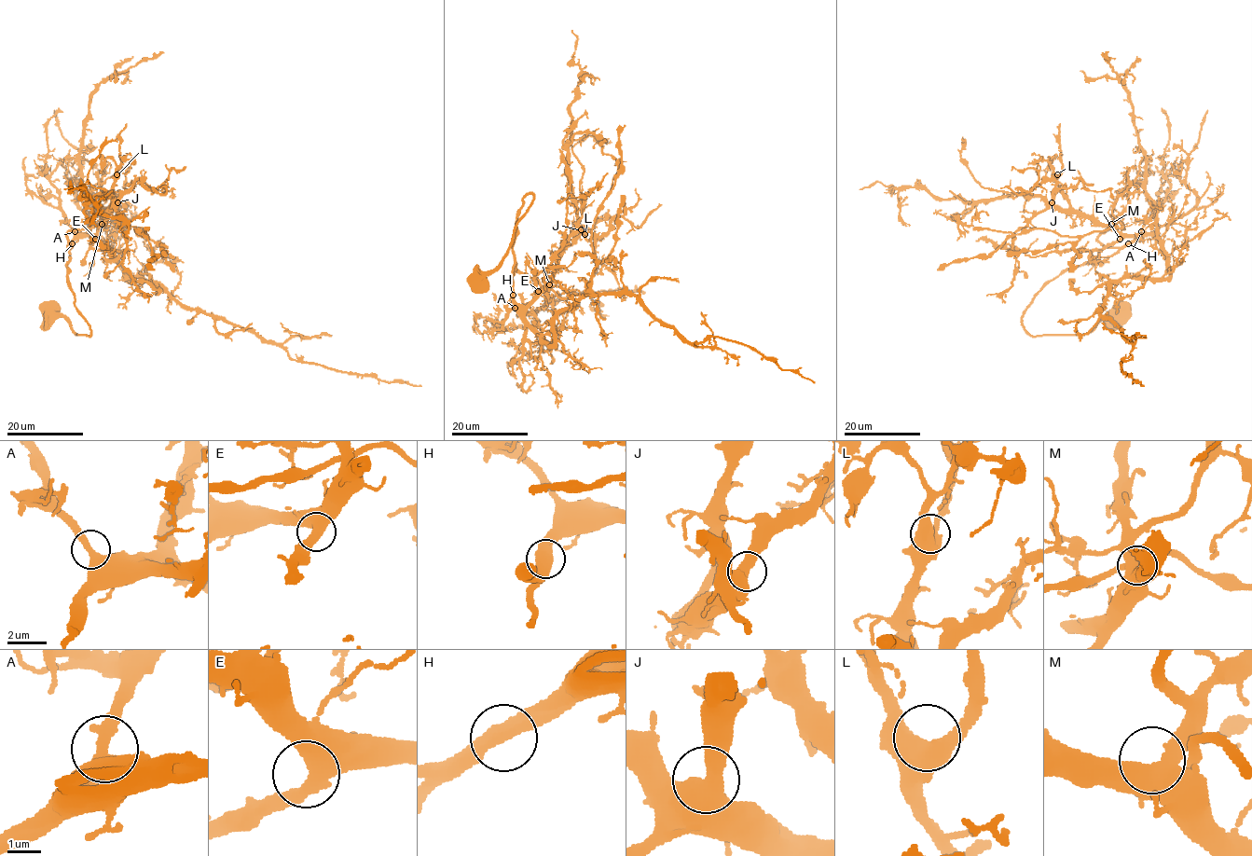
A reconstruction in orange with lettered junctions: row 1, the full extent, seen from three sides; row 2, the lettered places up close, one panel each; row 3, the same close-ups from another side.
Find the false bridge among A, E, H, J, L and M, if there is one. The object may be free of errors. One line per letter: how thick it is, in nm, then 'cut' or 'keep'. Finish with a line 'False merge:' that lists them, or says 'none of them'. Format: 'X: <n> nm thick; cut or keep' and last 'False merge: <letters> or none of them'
A: 440 nm thick; keep
E: 500 nm thick; keep
H: 480 nm thick; keep
J: 600 nm thick; keep
L: 600 nm thick; keep
M: 550 nm thick; keep
False merge: none of them

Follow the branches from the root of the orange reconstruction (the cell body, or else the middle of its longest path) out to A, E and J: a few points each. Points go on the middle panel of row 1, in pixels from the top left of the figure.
A: (478, 283), (505, 256), (514, 227), (533, 200), (532, 193), (522, 200), (513, 247), (511, 285), (515, 308)
E: (478, 283), (505, 256), (532, 193), (523, 199), (517, 216), (511, 285), (513, 299), (525, 306), (538, 291)
J: (478, 283), (505, 256), (533, 200), (528, 193), (513, 247), (517, 303), (547, 284), (581, 229)

